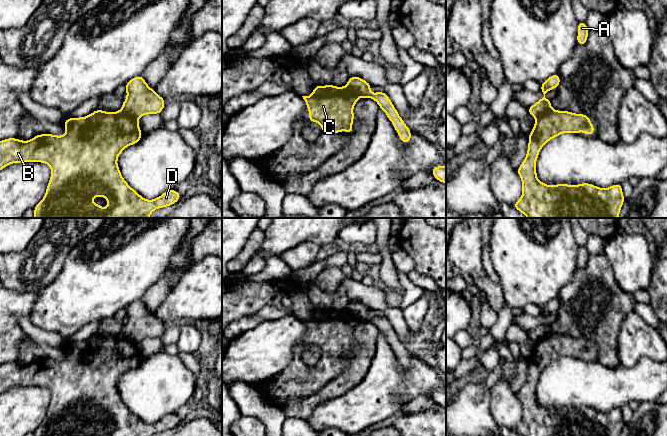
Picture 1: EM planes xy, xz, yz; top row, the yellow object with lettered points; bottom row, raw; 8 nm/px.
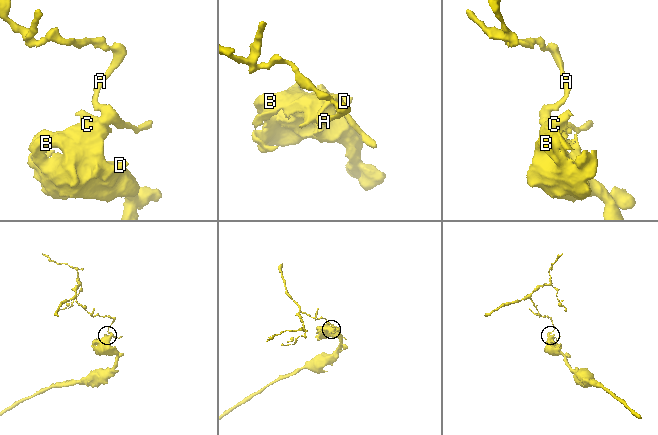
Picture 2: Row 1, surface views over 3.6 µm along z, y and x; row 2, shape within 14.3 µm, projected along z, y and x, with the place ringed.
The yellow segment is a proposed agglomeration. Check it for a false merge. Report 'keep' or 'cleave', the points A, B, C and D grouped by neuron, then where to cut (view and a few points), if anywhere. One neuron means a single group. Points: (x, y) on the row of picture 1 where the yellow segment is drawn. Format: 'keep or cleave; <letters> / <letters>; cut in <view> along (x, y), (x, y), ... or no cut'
cleave; A / B C D; cut in xy along (120, 110), (137, 120)

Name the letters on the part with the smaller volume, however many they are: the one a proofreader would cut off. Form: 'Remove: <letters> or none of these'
Remove: A

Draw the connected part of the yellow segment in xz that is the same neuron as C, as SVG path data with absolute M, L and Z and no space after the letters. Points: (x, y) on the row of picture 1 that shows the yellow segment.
M316 85L310 96L302 96L309 110L309 121L317 122L323 134L354 131L353 108L360 98L346 86Z

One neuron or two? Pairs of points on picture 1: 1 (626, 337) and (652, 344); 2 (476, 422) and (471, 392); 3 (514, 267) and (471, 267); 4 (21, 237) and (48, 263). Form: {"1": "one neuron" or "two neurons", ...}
{"1": "one neuron", "2": "one neuron", "3": "two neurons", "4": "two neurons"}

